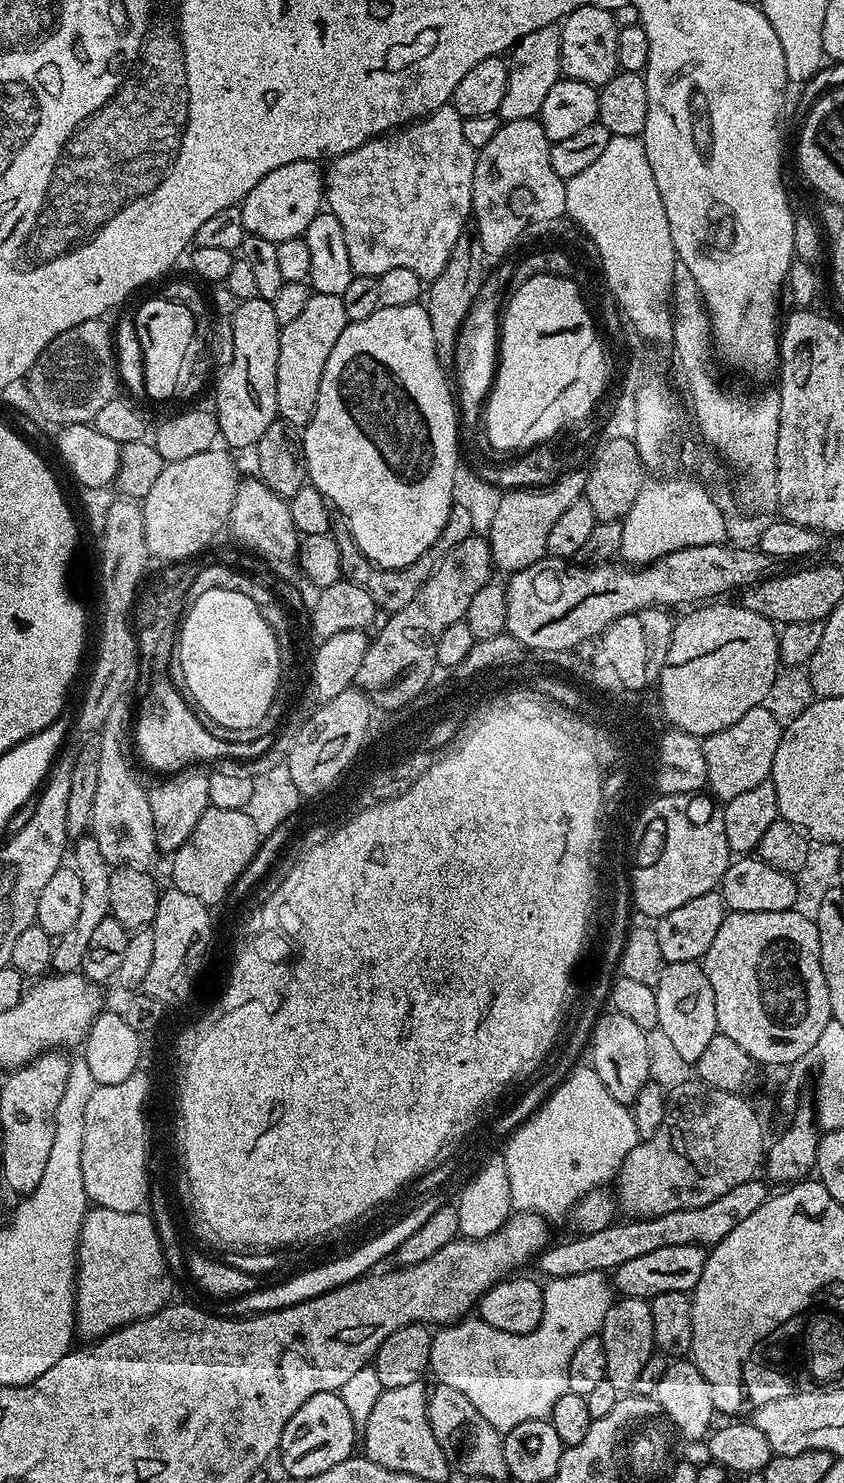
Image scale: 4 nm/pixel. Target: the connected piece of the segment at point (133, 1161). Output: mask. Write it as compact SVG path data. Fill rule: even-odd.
M137 1070L123 1082L99 1085L86 1106L85 1137L82 1146L82 1178L85 1183L88 1199L97 1207L132 1213L141 1211L149 1199L149 1157L150 1146L144 1140L144 1132L148 1130L146 1115L145 1071Z

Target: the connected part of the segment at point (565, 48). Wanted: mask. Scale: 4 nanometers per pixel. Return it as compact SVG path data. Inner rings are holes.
M582 6L565 16L559 25L562 38L560 71L567 79L599 86L610 82L620 67L618 62L618 34L620 28L611 11L598 6Z

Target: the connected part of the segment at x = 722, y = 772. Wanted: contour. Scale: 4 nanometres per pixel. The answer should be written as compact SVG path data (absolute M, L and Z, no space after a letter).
M764 707L746 710L734 726L718 730L703 737L704 758L706 760L707 787L717 801L727 802L738 798L738 794L753 786L765 783L772 775L774 754L778 754L778 742L782 724Z

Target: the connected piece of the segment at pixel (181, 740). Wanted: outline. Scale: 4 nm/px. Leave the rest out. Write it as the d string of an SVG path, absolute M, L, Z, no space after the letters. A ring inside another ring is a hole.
M172 562L152 581L139 589L134 605L134 631L139 641L139 663L148 667L148 693L140 708L134 712L134 748L156 772L175 774L183 772L195 760L248 760L266 746L264 740L254 742L228 742L214 738L198 722L197 709L186 699L185 693L168 677L168 663L173 663L178 648L178 625L186 611L188 591L196 577L196 568L188 562Z

